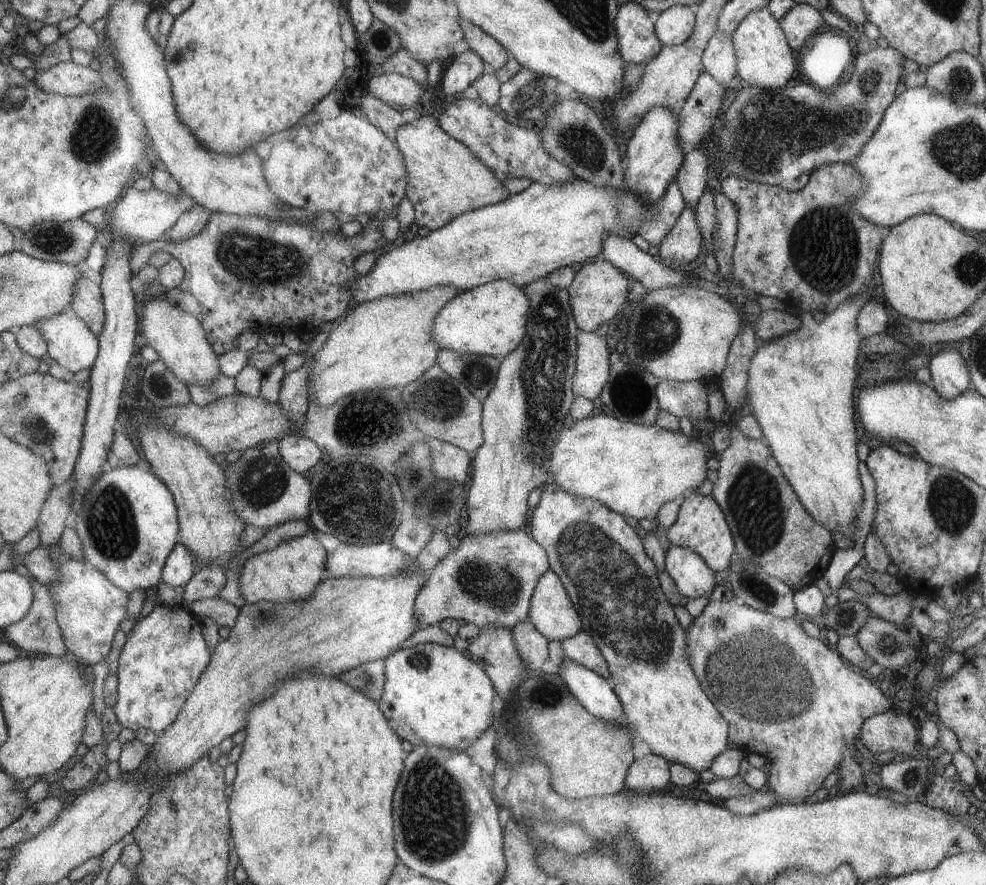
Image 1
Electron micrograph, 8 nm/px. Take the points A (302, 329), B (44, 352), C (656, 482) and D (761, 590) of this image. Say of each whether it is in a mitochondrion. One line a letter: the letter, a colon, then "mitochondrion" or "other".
A: other
B: other
C: other
D: mitochondrion

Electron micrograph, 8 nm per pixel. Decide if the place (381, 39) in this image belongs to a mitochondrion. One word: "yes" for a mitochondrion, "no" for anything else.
yes

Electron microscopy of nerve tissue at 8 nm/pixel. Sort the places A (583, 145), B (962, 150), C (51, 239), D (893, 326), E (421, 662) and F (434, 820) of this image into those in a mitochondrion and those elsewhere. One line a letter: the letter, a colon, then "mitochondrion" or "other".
A: mitochondrion
B: mitochondrion
C: mitochondrion
D: other
E: mitochondrion
F: mitochondrion

